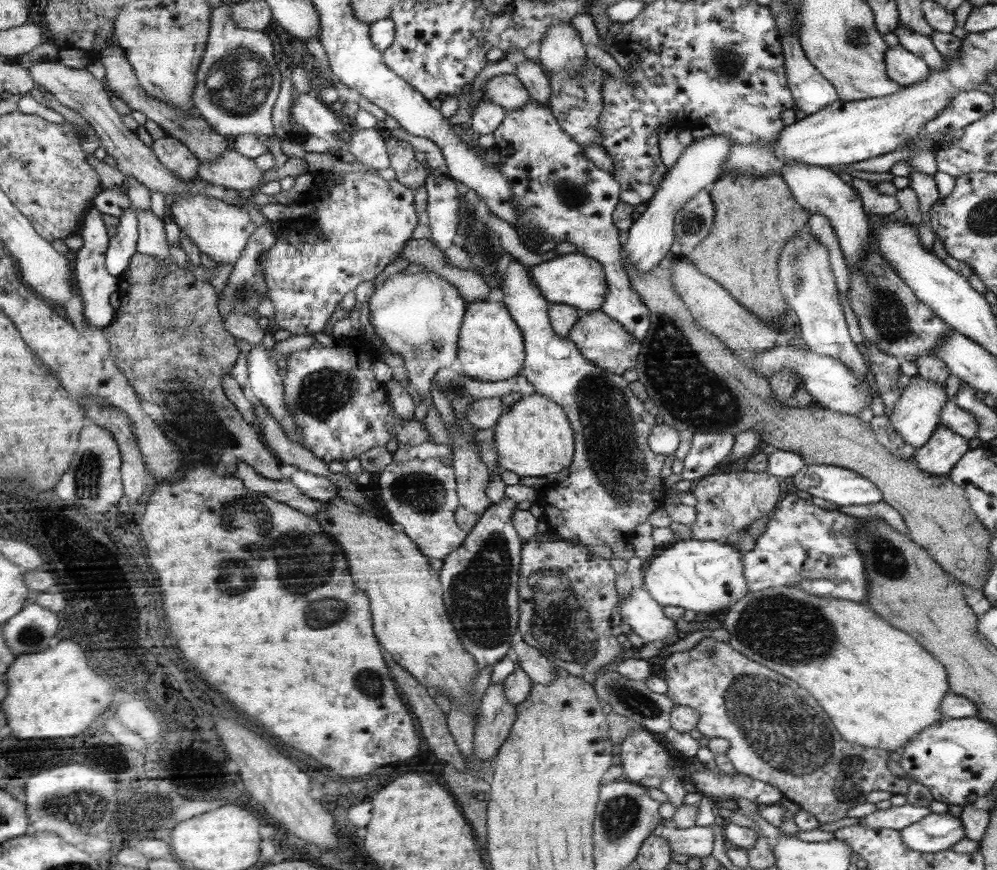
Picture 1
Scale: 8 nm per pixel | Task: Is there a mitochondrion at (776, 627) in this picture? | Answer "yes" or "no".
yes

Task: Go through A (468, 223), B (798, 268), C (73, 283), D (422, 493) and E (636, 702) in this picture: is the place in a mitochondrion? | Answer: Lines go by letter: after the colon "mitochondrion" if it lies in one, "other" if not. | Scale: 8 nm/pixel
A: mitochondrion
B: mitochondrion
C: other
D: mitochondrion
E: mitochondrion

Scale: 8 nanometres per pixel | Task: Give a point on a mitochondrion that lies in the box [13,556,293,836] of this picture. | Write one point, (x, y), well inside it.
(80, 810)

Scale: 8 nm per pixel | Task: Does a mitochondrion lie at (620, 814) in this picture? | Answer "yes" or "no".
yes

